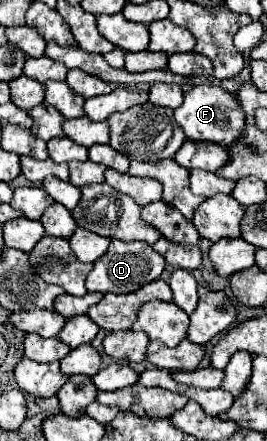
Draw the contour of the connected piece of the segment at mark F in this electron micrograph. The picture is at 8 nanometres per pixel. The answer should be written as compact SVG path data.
M204 84L204 86L194 86L184 94L184 104L174 110L174 118L182 126L184 134L188 140L196 142L216 142L216 144L232 144L238 140L240 130L244 126L244 114L242 108L236 104L230 92L224 88Z

